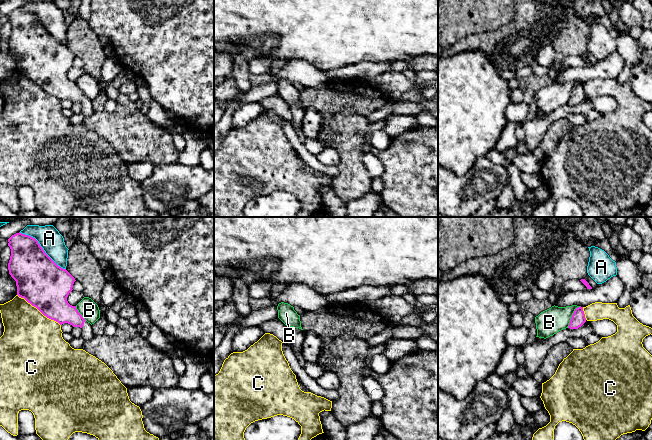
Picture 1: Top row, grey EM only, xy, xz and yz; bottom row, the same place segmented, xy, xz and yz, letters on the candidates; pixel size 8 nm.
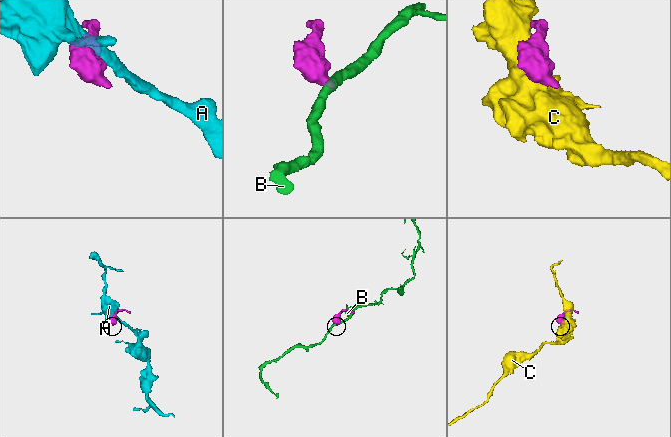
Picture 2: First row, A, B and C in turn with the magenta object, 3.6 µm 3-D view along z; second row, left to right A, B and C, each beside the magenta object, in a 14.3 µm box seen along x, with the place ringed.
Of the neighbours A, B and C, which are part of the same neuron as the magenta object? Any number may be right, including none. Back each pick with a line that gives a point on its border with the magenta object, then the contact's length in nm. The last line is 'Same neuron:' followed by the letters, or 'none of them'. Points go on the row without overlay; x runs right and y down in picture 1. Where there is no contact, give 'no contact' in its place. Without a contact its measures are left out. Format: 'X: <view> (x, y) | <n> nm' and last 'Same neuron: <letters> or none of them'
Same neuron: none of them

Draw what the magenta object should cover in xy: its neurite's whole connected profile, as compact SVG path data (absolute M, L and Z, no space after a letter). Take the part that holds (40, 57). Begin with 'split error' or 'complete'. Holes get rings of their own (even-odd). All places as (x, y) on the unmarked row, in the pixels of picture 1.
split error; M16 9L8 15L11 32L8 46L16 57L17 71L36 83L44 92L58 98L60 101L68 99L82 105L81 113L88 117L93 114L93 104L76 85L68 79L67 73L73 66L75 54L66 46L58 42L43 26L38 17L22 9Z

